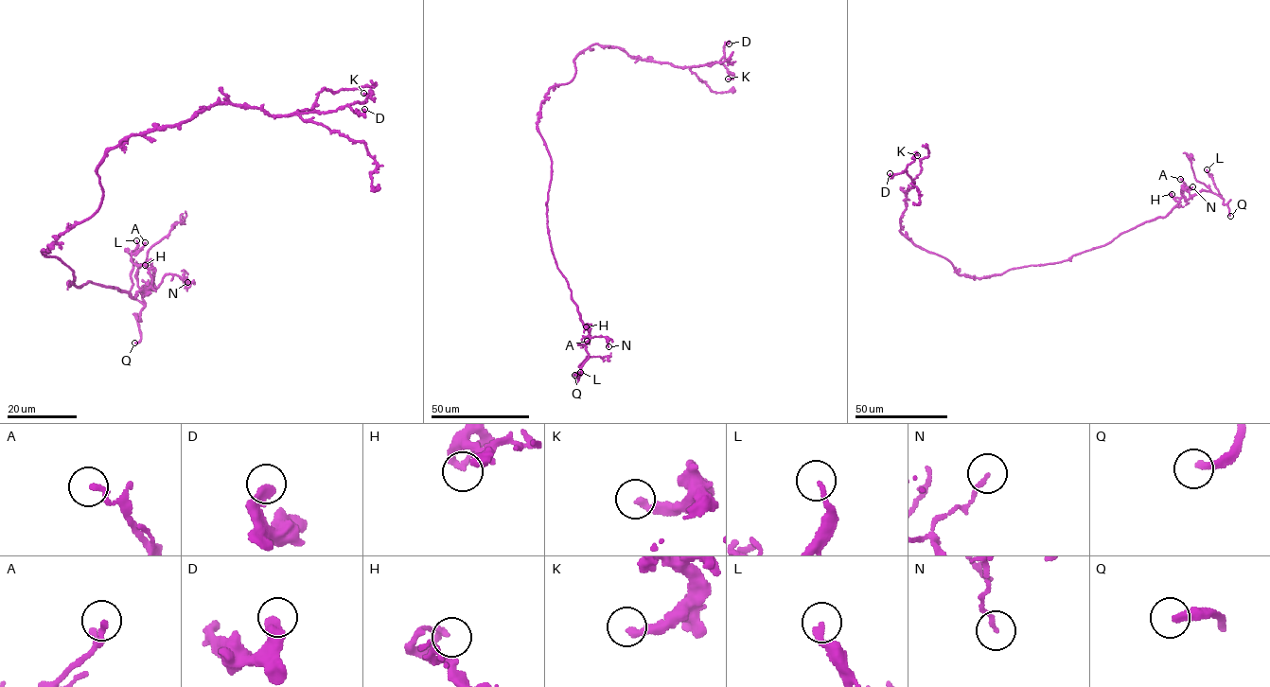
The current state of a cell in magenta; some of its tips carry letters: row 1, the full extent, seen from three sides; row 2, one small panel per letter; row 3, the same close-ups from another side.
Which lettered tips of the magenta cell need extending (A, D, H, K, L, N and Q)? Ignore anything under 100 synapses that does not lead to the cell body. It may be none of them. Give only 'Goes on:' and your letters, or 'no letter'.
Goes on: Q

